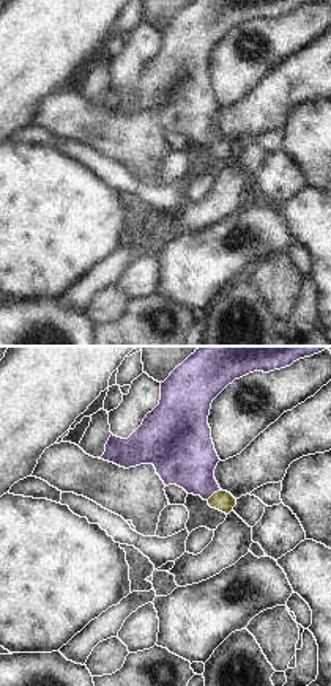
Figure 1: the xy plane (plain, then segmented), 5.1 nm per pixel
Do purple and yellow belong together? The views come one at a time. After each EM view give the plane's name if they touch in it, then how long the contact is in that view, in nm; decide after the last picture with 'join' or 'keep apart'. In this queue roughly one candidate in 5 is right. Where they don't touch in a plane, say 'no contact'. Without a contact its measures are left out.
contact in xy; length 90 nm

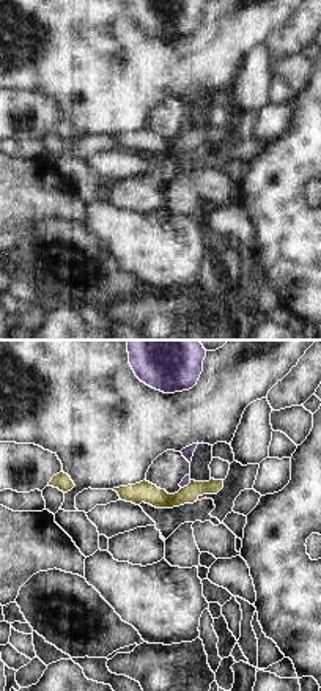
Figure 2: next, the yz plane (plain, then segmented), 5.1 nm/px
contact in yz; length 70 nm

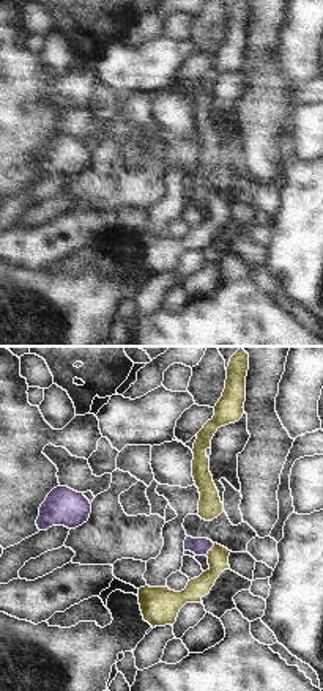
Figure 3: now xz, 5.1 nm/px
contact in xz; length 80 nm

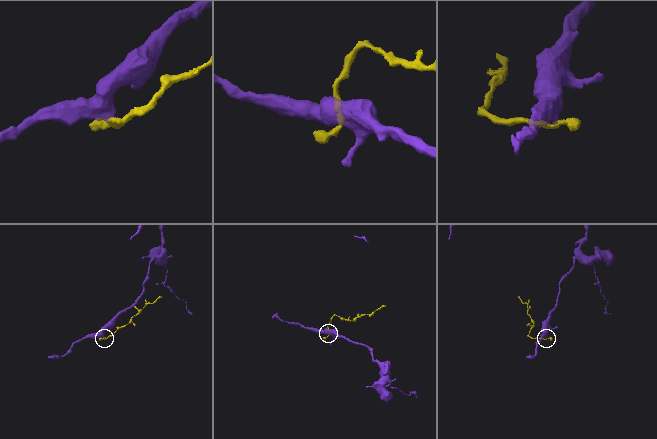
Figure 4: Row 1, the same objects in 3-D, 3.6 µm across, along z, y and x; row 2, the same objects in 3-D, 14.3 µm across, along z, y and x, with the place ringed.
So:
keep apart

